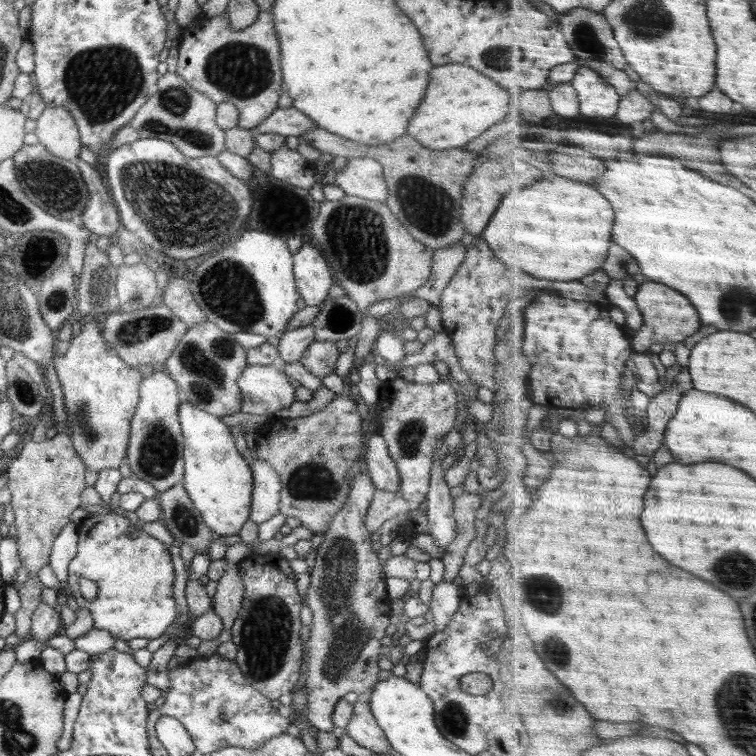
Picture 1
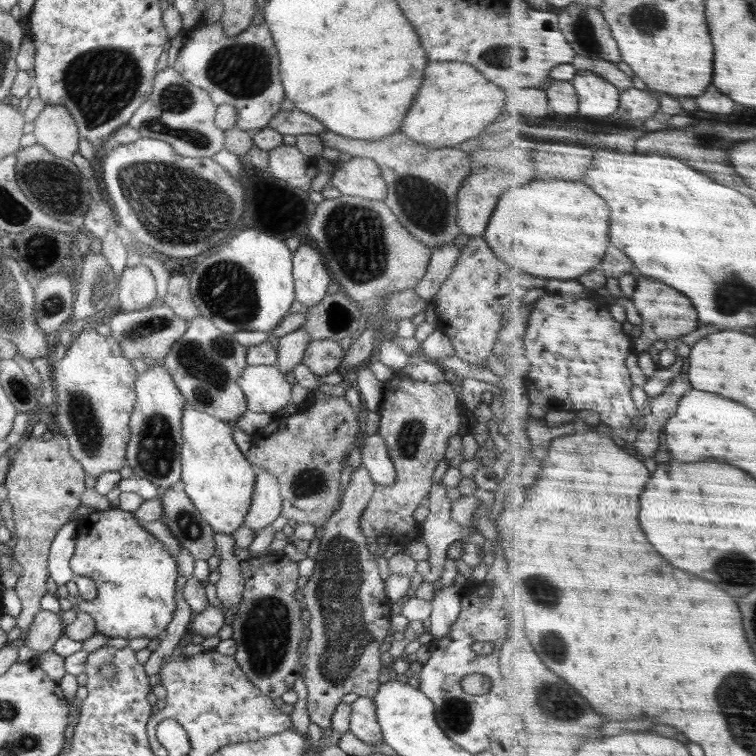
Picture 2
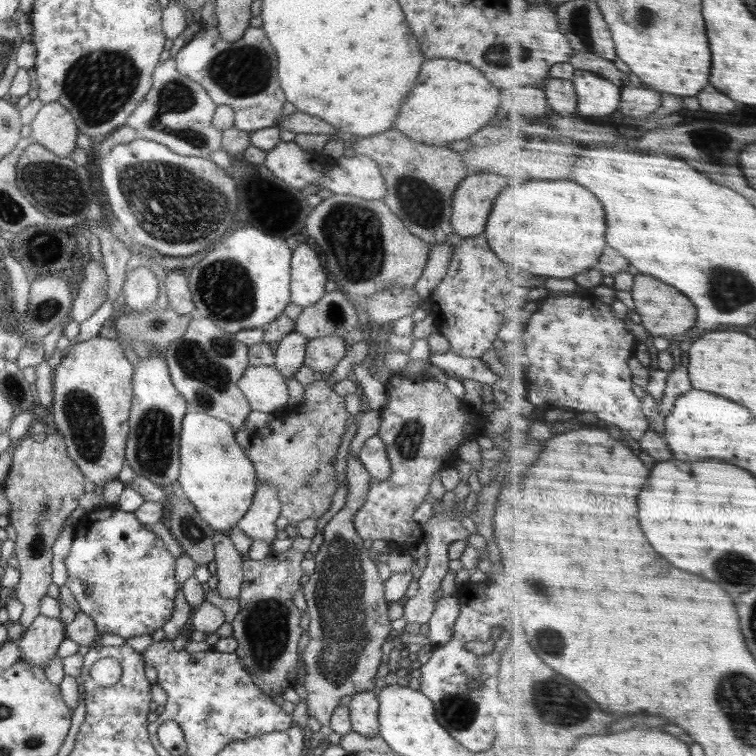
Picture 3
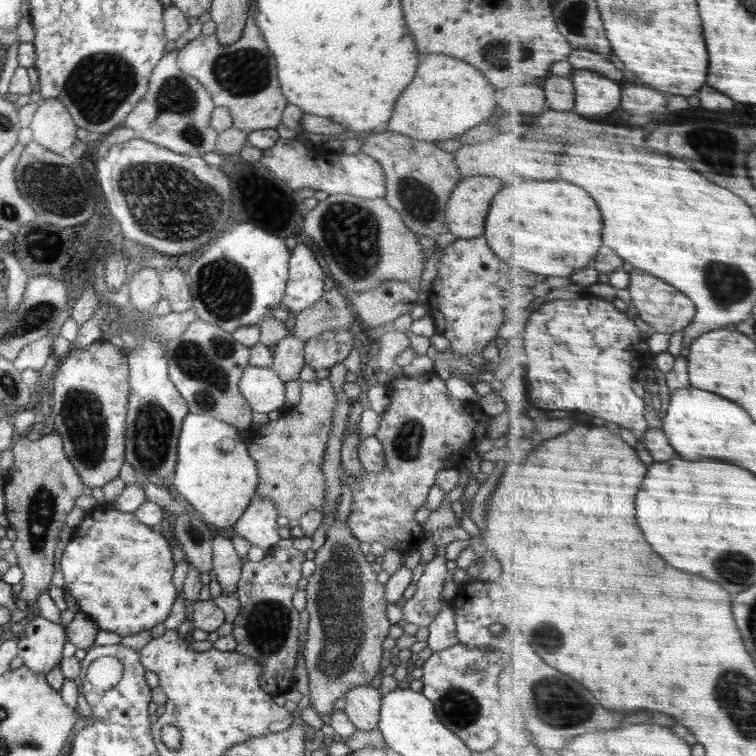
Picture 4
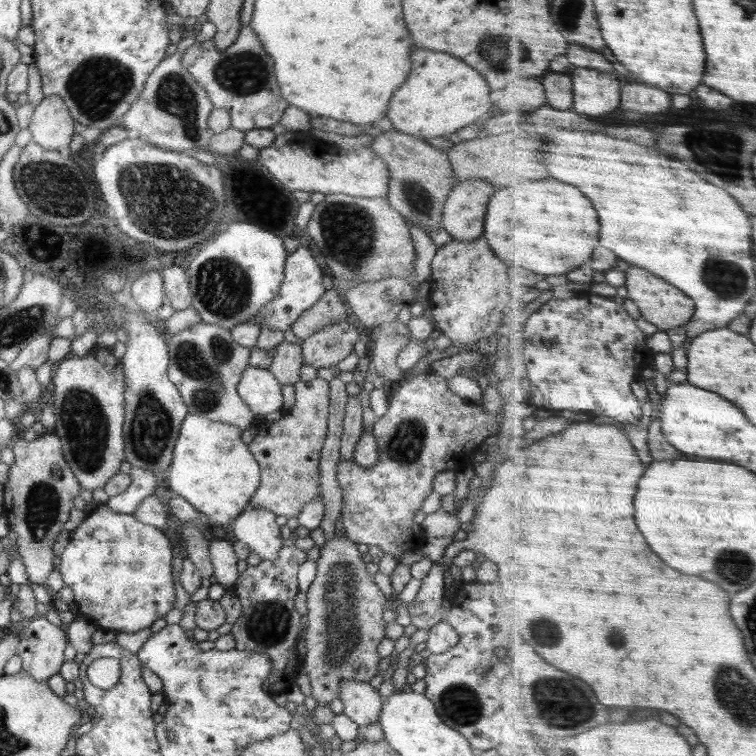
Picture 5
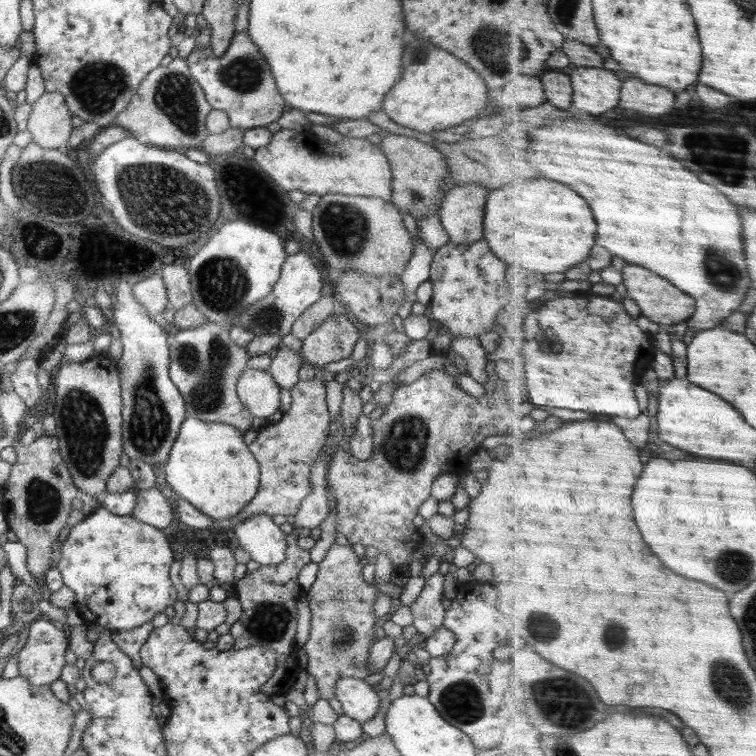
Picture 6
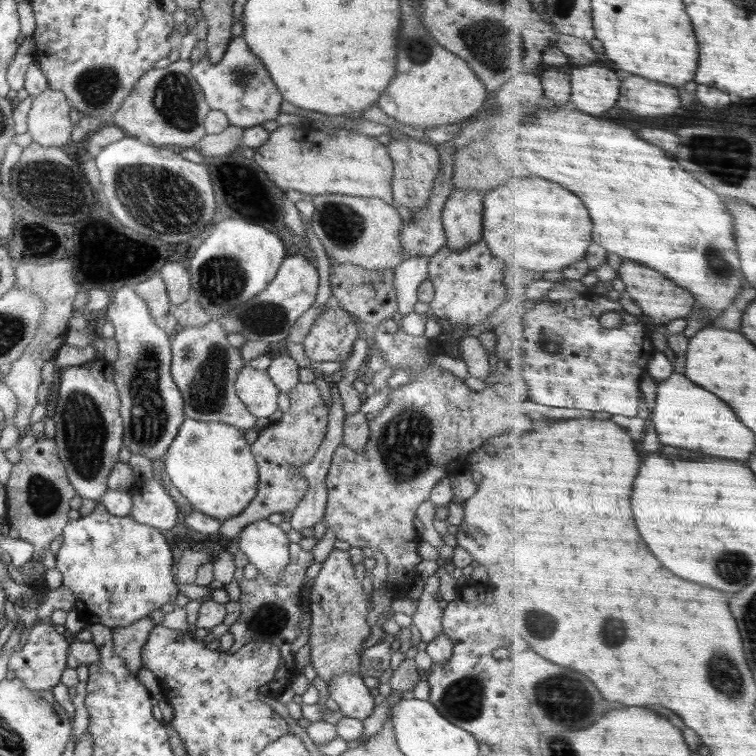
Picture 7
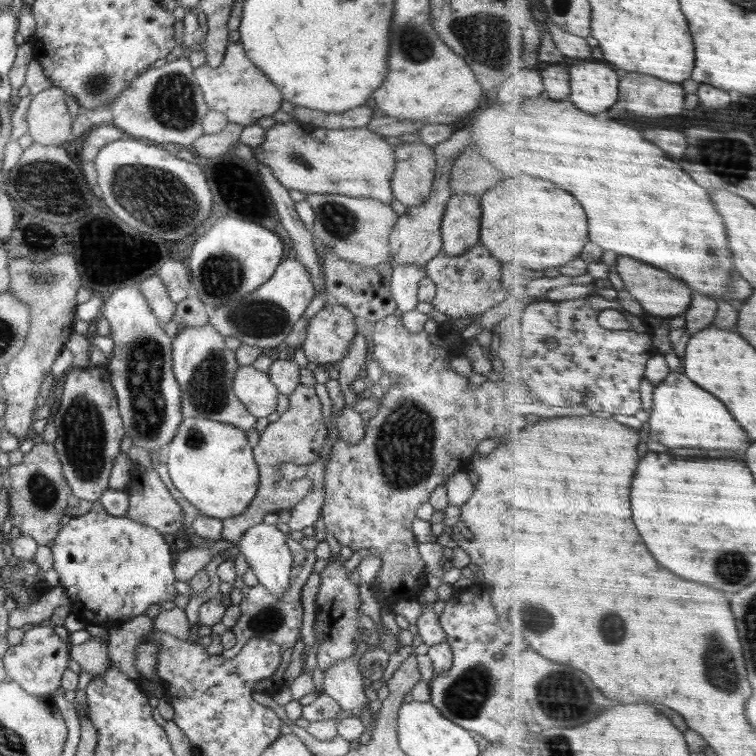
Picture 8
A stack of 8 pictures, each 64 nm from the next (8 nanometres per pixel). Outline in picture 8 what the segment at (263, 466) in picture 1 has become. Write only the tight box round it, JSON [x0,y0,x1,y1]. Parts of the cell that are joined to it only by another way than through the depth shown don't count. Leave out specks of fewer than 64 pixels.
[238,522,293,600]

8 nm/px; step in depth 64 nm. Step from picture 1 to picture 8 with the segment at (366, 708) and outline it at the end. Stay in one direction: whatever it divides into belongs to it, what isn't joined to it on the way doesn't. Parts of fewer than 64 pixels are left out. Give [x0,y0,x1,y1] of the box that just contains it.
[324,642,369,717]

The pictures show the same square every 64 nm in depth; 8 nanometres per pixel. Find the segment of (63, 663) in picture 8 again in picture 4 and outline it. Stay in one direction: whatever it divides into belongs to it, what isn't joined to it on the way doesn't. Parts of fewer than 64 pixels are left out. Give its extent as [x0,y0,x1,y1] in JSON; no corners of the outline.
[17,616,67,677]

